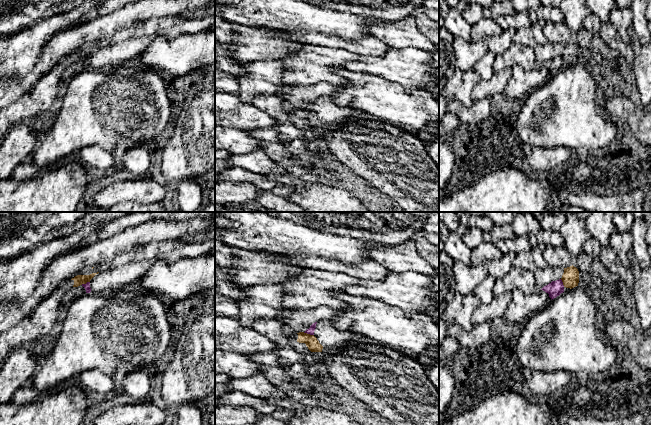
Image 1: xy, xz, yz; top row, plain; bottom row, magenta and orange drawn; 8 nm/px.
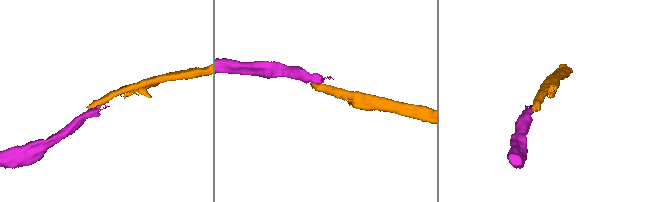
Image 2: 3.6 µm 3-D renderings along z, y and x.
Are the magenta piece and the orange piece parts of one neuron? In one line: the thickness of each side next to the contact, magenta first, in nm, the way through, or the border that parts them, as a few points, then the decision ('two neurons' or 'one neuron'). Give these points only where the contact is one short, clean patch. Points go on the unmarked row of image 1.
50 nm thick on the magenta side, 100 nm on the other; border along xz (303, 108), (313, 111); two neurons

